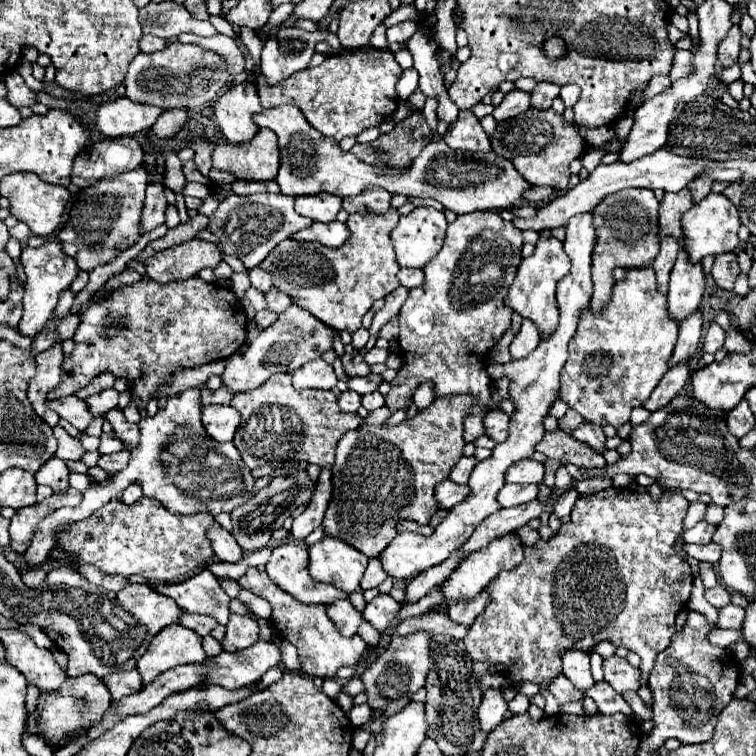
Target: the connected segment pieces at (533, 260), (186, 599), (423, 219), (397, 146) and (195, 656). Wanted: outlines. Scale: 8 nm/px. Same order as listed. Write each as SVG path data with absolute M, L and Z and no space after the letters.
M540 235L534 253L526 259L522 259L514 283L508 289L506 295L506 305L510 305L514 311L518 311L522 317L530 317L538 329L540 335L546 337L550 333L554 333L554 329L558 327L558 307L556 307L556 283L570 273L570 257L566 257L566 251L562 247L562 243L552 237L552 235Z
M204 569L182 583L160 583L154 585L154 589L158 589L158 593L166 597L172 597L178 607L190 613L212 615L222 625L226 625L228 621L230 597L224 593L210 569Z
M416 207L412 213L400 217L396 229L390 235L400 267L424 267L426 261L430 261L430 257L442 249L446 225L444 213L434 207Z
M412 113L404 121L396 123L396 129L388 135L380 135L372 143L356 143L350 151L370 165L406 167L432 139L432 129L426 125L422 113Z
M178 623L164 627L148 645L146 653L138 659L138 673L144 685L152 683L160 673L186 663L204 661L206 653L202 649L202 637L192 629Z

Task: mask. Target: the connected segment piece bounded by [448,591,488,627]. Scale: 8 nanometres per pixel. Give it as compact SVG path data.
M482 591L482 597L476 597L474 601L462 601L462 605L450 605L448 615L450 615L450 619L454 623L460 623L460 625L470 627L476 621L476 617L484 611L484 605L486 603L488 603L488 597Z

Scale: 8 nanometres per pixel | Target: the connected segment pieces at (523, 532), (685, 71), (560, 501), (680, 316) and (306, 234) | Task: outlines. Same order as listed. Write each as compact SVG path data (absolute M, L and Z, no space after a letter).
M530 525L520 527L516 533L518 533L518 537L522 539L522 543L524 543L524 545L534 545L534 541L538 541L538 539L540 539L538 531L536 531L536 529L532 529Z
M676 49L672 71L670 71L670 81L678 81L678 79L690 77L690 75L692 75L692 51Z
M576 490L563 494L554 502L553 513L560 519L569 516L579 496L580 494Z
M682 251L670 273L668 291L668 313L676 323L682 323L688 315L696 313L704 295L704 273L702 265L686 265Z
M334 221L334 223L314 223L310 229L302 229L292 235L292 239L298 241L318 241L326 247L340 247L350 239L350 231L344 223Z

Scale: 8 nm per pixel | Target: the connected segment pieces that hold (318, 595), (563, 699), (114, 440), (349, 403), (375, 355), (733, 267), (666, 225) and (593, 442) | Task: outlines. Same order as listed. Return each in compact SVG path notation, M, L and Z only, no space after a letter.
M296 543L274 547L270 561L266 563L266 573L286 593L304 603L326 605L330 601L346 597L346 593L340 593L338 589L334 589L334 585L326 585L310 577L308 551L304 547L298 547Z
M560 673L550 685L548 685L548 693L552 697L556 697L556 701L562 705L562 703L568 703L568 701L576 701L580 699L584 693L578 693L578 689L574 689L570 685L570 681Z
M102 433L100 435L100 453L102 455L108 455L108 453L116 453L116 451L122 451L126 445L116 437L116 433Z
M348 389L348 391L342 393L342 397L340 397L338 401L340 401L342 409L346 409L346 411L358 411L358 407L362 405L360 399L362 399L362 397L360 397L356 391L350 391L350 389Z
M374 347L374 349L370 349L366 355L364 355L364 361L368 363L368 365L376 365L376 363L384 363L386 359L388 359L388 351L386 349L378 349L378 347Z
M722 253L714 259L712 277L720 289L732 291L738 273L740 273L740 267L736 263L736 253Z
M682 189L678 193L666 193L658 213L658 239L664 239L664 237L680 239L682 235L680 217L690 207L692 207L692 197L688 189Z
M586 423L586 425L580 425L578 429L574 429L572 433L578 441L584 441L588 443L594 451L598 453L604 453L606 451L606 437L602 433L602 427L600 425L594 425L594 423Z

